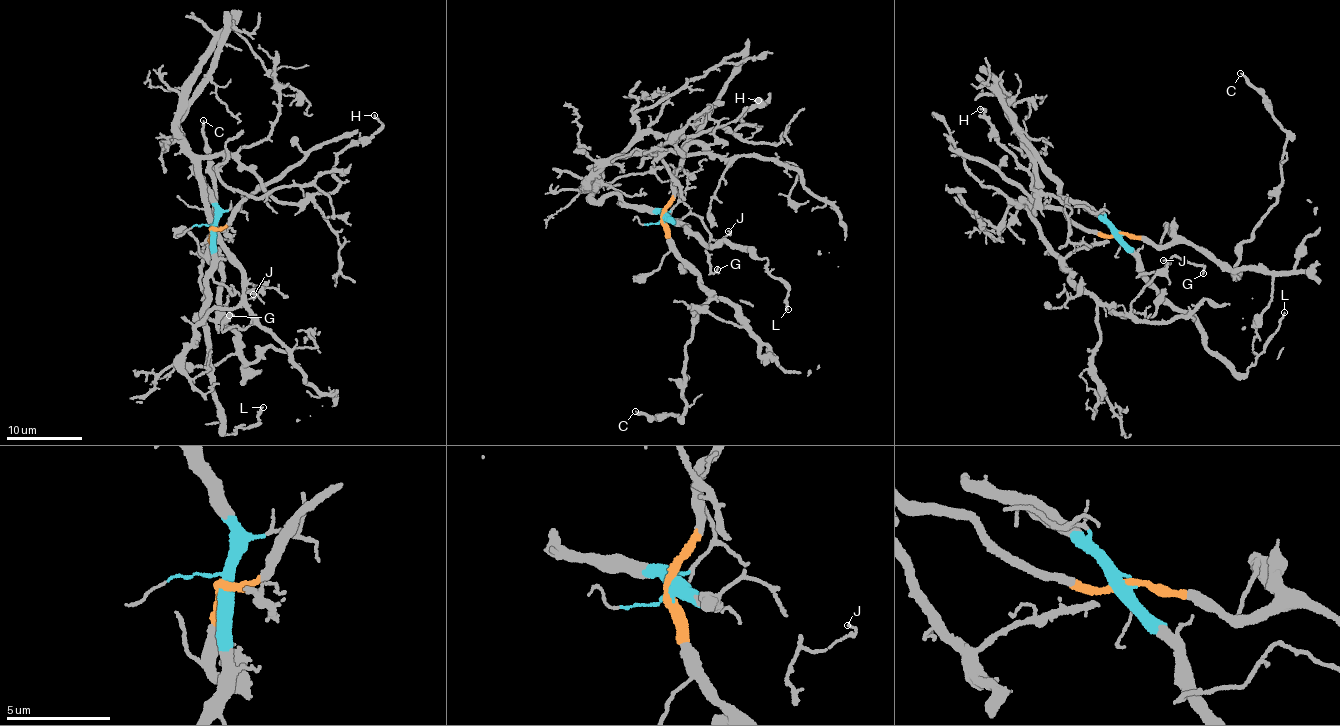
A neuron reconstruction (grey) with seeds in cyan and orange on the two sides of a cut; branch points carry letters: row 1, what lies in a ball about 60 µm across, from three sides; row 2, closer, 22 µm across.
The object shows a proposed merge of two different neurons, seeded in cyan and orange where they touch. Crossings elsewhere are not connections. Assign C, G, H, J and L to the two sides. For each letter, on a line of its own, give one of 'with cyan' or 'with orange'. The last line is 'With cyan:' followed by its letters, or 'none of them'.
C: with orange
G: with cyan
H: with orange
J: with cyan
L: with cyan
With cyan: G, J, L

